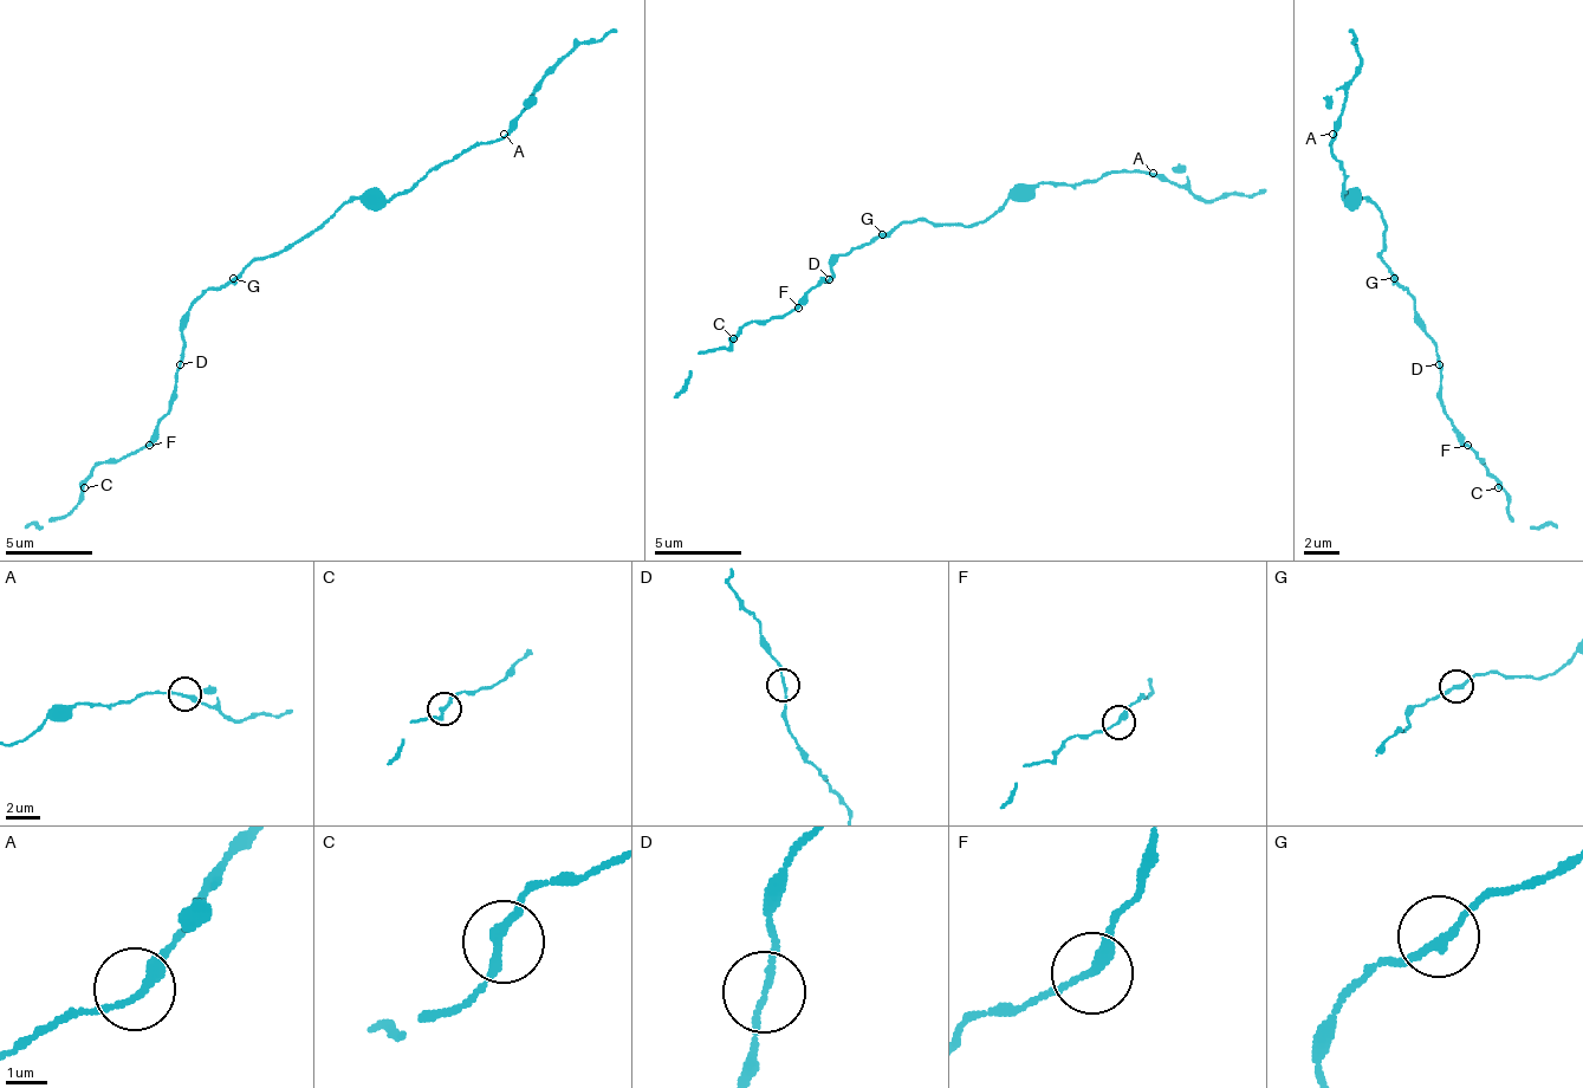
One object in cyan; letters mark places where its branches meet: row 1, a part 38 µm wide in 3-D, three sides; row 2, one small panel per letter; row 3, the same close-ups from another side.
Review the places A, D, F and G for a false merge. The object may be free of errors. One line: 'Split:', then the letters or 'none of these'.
Split: none of these

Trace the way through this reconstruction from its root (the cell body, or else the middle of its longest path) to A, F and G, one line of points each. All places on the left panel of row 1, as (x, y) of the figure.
A: (264, 260), (320, 230), (346, 204), (408, 194), (434, 168), (482, 142), (495, 142), (504, 134)
F: (264, 260), (251, 260), (189, 309), (176, 369), (176, 400), (150, 444)
G: (264, 260), (251, 260), (233, 278)

